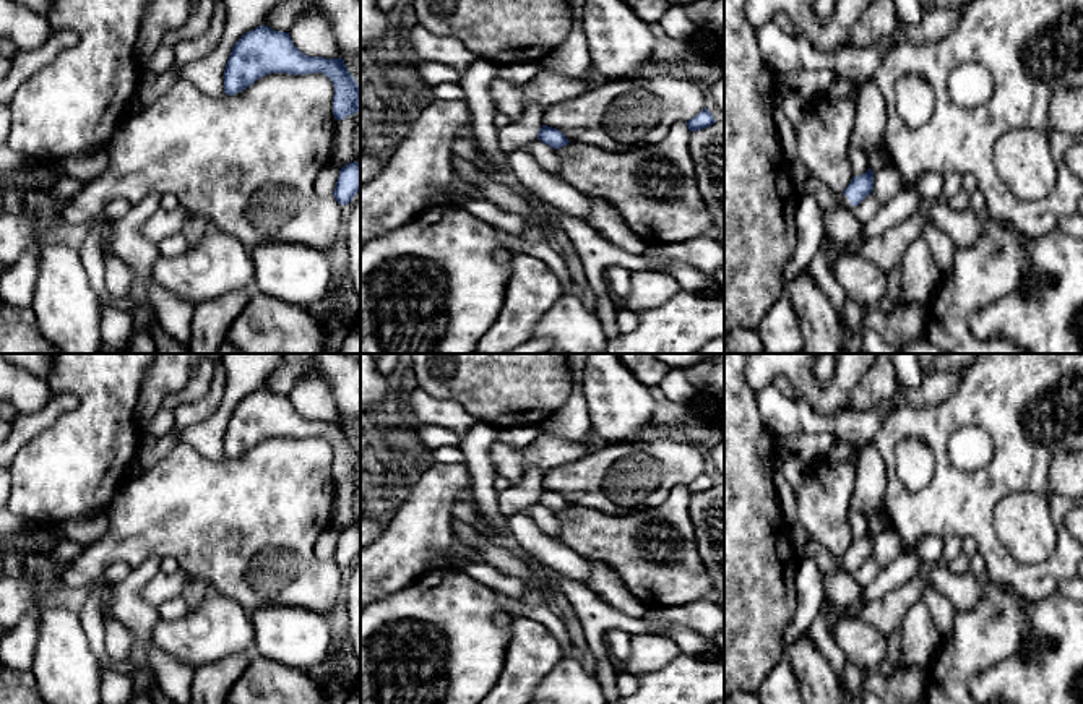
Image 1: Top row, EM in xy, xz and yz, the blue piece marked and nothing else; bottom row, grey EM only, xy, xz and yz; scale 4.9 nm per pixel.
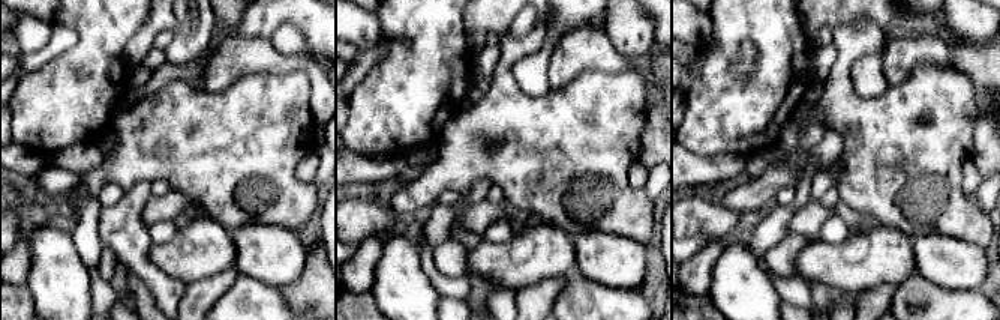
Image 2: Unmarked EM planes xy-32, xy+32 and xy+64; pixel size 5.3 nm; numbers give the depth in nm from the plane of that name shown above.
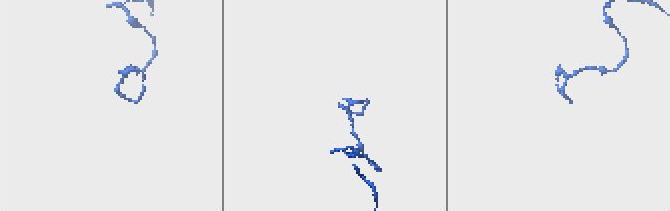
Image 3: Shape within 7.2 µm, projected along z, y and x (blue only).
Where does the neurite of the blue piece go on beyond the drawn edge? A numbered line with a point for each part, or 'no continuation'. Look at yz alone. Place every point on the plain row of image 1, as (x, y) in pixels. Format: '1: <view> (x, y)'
1: yz (825, 562)

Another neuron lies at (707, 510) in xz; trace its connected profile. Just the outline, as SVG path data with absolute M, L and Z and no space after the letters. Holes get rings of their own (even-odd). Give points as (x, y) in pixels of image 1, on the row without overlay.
M724 483L690 495L688 513L700 558L713 582L713 592L724 607Z

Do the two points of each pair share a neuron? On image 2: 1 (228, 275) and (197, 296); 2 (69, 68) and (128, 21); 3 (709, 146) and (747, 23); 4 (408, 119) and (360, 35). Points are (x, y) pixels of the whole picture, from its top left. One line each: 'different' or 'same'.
1: same
2: same
3: same
4: different

